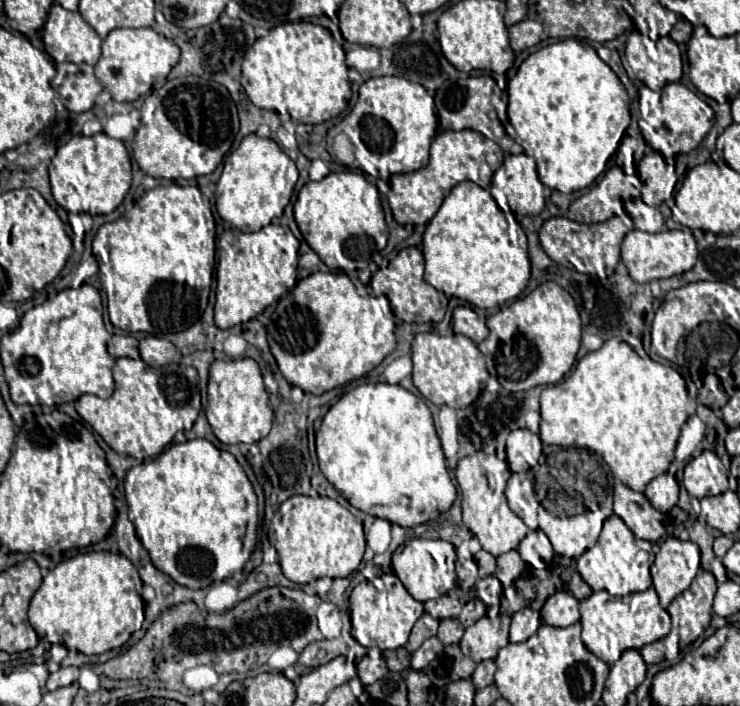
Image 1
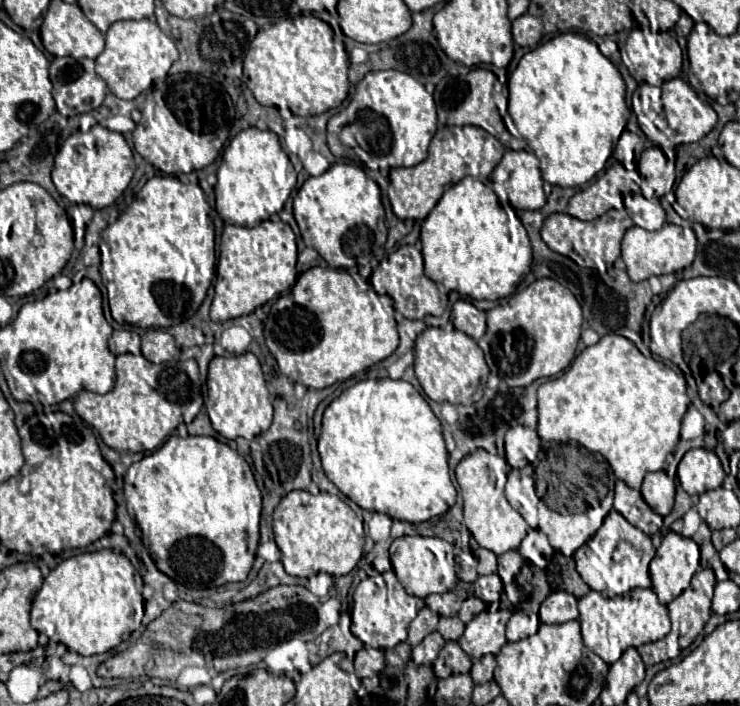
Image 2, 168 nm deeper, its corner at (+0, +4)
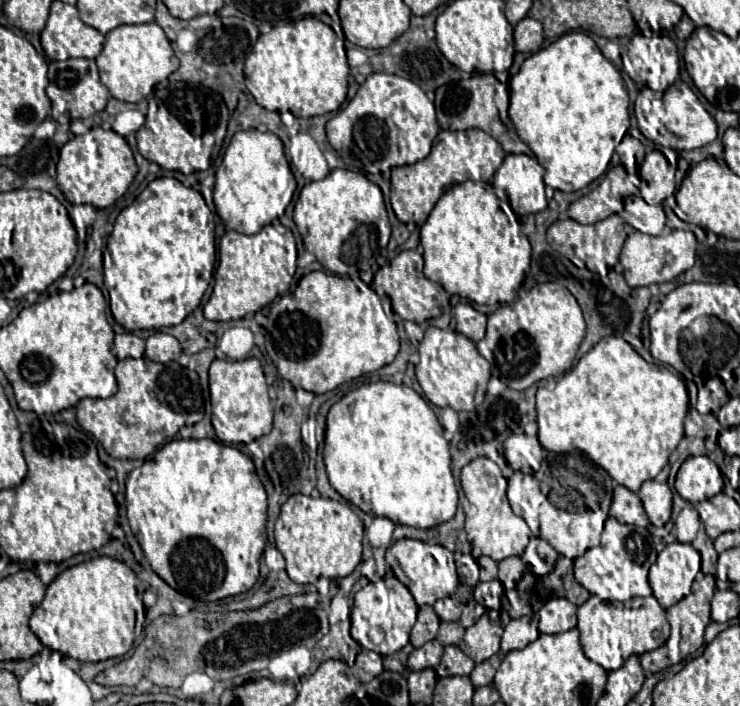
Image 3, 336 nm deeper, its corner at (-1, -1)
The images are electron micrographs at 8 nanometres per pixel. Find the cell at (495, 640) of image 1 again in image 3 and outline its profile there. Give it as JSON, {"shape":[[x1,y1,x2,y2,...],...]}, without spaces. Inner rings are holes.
{"shape":[[486,610,472,627,466,629,466,635,460,643,460,649,468,657,472,657,474,663,482,663,498,653,503,632,504,623,499,620,492,621,490,613]]}

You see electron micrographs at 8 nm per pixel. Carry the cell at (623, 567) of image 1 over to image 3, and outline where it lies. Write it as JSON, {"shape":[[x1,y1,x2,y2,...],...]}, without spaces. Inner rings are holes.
{"shape":[[608,517,608,523,602,531,602,543,588,549,582,557,574,559,574,575,576,581,584,585,592,595,598,595,610,603,624,603,632,597,652,595,652,589,648,585,648,569,654,561,656,549,648,529,618,523,614,517]]}

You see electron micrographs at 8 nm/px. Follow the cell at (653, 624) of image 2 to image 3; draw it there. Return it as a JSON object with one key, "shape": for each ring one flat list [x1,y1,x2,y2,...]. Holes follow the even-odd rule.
{"shape":[[592,595,578,607,578,631,586,657,602,665,606,671,614,671,620,669,630,655,642,655,646,651,662,647,670,635,670,625,666,619,666,611,654,597,636,597,616,607]]}

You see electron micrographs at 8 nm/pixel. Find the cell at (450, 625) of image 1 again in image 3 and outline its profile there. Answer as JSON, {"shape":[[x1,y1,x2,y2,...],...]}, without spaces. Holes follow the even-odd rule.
{"shape":[[440,623,440,631,436,635,436,639,446,647,446,645,458,645,464,637,464,627,460,623]]}

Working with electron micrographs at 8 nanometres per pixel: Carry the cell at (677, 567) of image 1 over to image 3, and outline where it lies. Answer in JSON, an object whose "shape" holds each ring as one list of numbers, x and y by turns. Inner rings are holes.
{"shape":[[670,543,650,567,650,587,658,603,668,609,690,593,696,573,701,571,700,553,688,543]]}

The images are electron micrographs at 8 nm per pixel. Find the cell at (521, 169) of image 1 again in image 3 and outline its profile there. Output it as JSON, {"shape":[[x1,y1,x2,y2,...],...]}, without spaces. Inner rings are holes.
{"shape":[[506,155,504,159,504,169,506,169,506,177,508,177,508,185,506,185,506,193,508,193,508,201,510,207,516,215,534,215,548,206,546,197,546,185,542,181,544,175,544,167,528,155]]}

